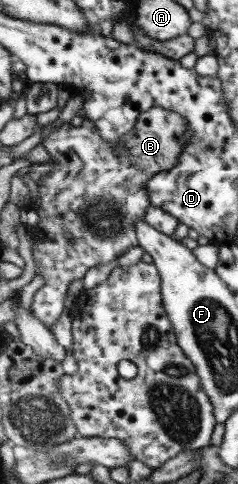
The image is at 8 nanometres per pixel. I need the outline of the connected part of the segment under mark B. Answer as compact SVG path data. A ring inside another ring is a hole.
M153 107L141 113L127 136L113 146L109 146L100 137L96 126L88 120L83 120L77 128L69 122L62 123L59 127L51 129L47 138L41 142L49 155L47 162L53 164L53 171L49 171L45 179L36 182L39 197L33 199L29 205L40 218L37 226L29 229L31 234L37 234L39 237L32 239L35 273L42 275L45 281L34 294L30 308L47 327L53 327L57 323L63 309L63 299L73 280L81 280L86 270L117 259L129 247L138 245L133 224L141 220L146 206L149 205L145 182L149 176L169 169L177 162L177 156L184 145L182 133L185 130L187 123L177 113Z

